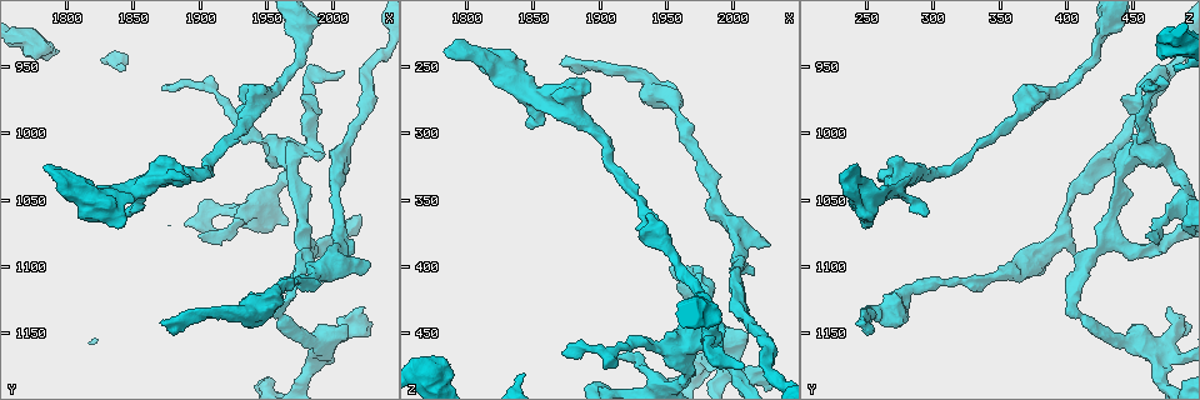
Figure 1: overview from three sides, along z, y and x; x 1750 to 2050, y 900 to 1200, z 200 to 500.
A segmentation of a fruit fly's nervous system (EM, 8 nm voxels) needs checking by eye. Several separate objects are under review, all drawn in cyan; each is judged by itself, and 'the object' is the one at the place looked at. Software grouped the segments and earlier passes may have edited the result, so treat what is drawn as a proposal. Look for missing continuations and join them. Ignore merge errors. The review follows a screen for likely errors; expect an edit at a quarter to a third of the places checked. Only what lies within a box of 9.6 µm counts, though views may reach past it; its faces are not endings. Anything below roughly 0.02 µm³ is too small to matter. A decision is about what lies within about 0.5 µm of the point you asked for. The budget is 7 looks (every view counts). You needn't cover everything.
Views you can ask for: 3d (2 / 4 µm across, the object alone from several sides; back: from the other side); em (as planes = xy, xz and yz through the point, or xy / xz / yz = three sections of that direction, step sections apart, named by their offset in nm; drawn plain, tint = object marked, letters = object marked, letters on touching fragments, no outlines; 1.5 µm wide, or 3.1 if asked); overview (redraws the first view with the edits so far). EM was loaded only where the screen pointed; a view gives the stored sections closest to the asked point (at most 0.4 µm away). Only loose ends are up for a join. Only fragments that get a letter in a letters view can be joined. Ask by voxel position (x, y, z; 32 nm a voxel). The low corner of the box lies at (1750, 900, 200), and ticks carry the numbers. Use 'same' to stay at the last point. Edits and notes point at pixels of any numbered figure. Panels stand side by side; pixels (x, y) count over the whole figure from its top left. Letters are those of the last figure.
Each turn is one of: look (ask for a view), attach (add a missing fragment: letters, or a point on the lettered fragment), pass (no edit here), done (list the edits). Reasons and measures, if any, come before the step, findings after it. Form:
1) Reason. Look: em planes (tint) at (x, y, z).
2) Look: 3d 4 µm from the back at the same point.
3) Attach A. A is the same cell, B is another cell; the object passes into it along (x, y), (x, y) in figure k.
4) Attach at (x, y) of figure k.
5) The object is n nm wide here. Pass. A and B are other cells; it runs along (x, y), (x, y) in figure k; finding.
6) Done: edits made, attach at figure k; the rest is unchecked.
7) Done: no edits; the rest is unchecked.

Branch stops here. Look: em xz step 4 (tint) at (1782, 1022, 240).

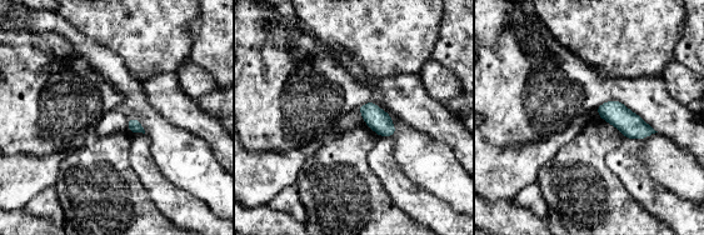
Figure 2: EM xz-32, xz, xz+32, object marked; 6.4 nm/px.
Cut it another way. Look: em planes (tint) at the same point.

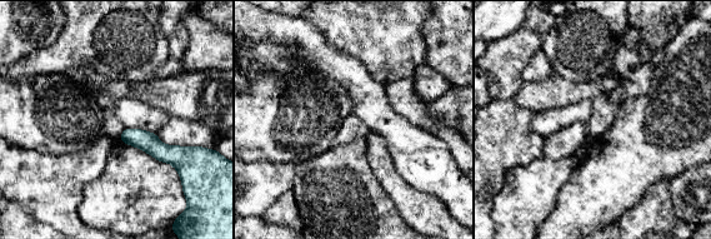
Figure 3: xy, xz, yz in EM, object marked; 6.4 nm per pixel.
Look: em planes (letters) at the same point.

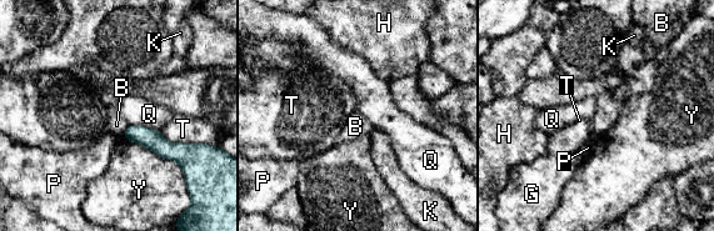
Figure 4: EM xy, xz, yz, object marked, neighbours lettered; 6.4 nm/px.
Pass. B, G, H, K, P, Q, T and Y are other cells; it runs along (126, 134), (163, 147), (186, 146) in figure 4; none of them fits.

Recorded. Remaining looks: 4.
Branch stops here. Look: em planes (plain) at (1840, 1074, 250).

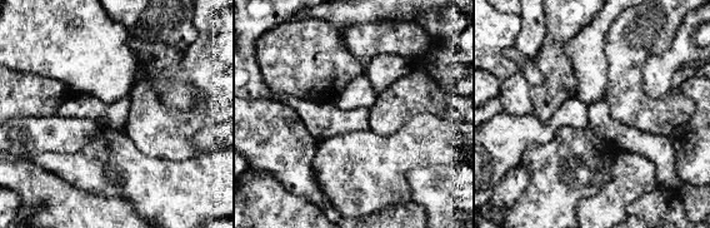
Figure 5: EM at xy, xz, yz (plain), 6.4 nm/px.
See the neighbours. Look: em planes (letters) at the same point.

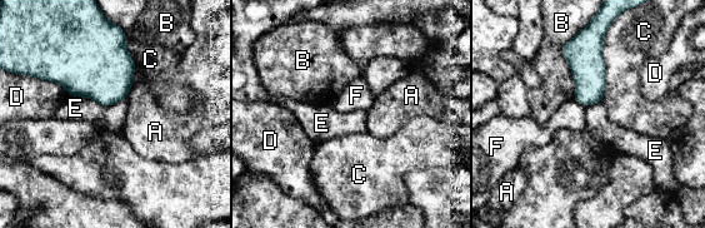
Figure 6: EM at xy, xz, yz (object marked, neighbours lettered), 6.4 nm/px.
The longest contact is with C, 440 nm. Pass. A, B, C, D, E and F are other cells; a border runs along (69, 95), (104, 105), (125, 99) in figure 6; none of them fits.

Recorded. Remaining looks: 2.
Done: no edits; the rest is unchecked.

